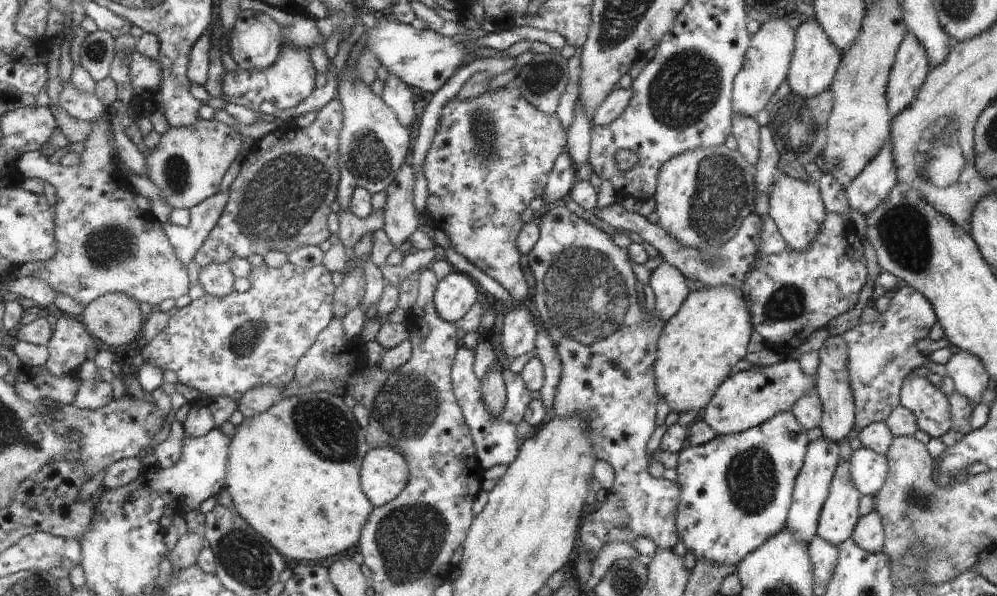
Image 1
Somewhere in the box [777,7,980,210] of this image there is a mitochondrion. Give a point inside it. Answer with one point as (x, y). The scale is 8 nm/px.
(941, 140)

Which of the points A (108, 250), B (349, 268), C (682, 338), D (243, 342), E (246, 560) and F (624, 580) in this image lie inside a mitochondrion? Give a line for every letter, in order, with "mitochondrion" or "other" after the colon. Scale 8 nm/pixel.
A: mitochondrion
B: other
C: other
D: mitochondrion
E: mitochondrion
F: mitochondrion

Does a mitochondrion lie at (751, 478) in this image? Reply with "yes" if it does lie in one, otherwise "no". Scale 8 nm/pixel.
yes

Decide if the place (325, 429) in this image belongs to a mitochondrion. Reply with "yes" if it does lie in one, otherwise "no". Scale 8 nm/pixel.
yes

